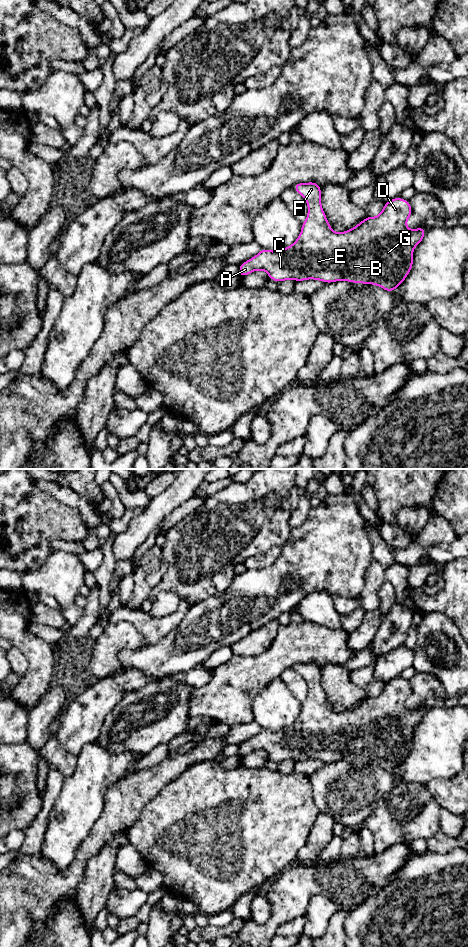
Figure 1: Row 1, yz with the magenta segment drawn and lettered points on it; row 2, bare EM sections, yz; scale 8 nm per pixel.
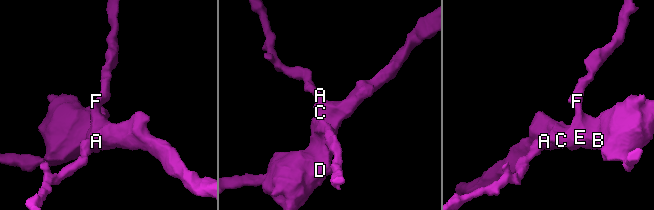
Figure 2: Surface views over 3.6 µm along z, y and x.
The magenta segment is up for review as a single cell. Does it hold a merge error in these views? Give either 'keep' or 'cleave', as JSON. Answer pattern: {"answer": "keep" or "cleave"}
{"answer": "keep"}

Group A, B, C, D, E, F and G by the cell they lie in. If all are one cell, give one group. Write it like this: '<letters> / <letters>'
A B C D E F G

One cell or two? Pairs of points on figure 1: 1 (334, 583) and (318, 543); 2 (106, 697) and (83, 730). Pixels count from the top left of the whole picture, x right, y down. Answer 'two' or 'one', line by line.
1: one
2: one

